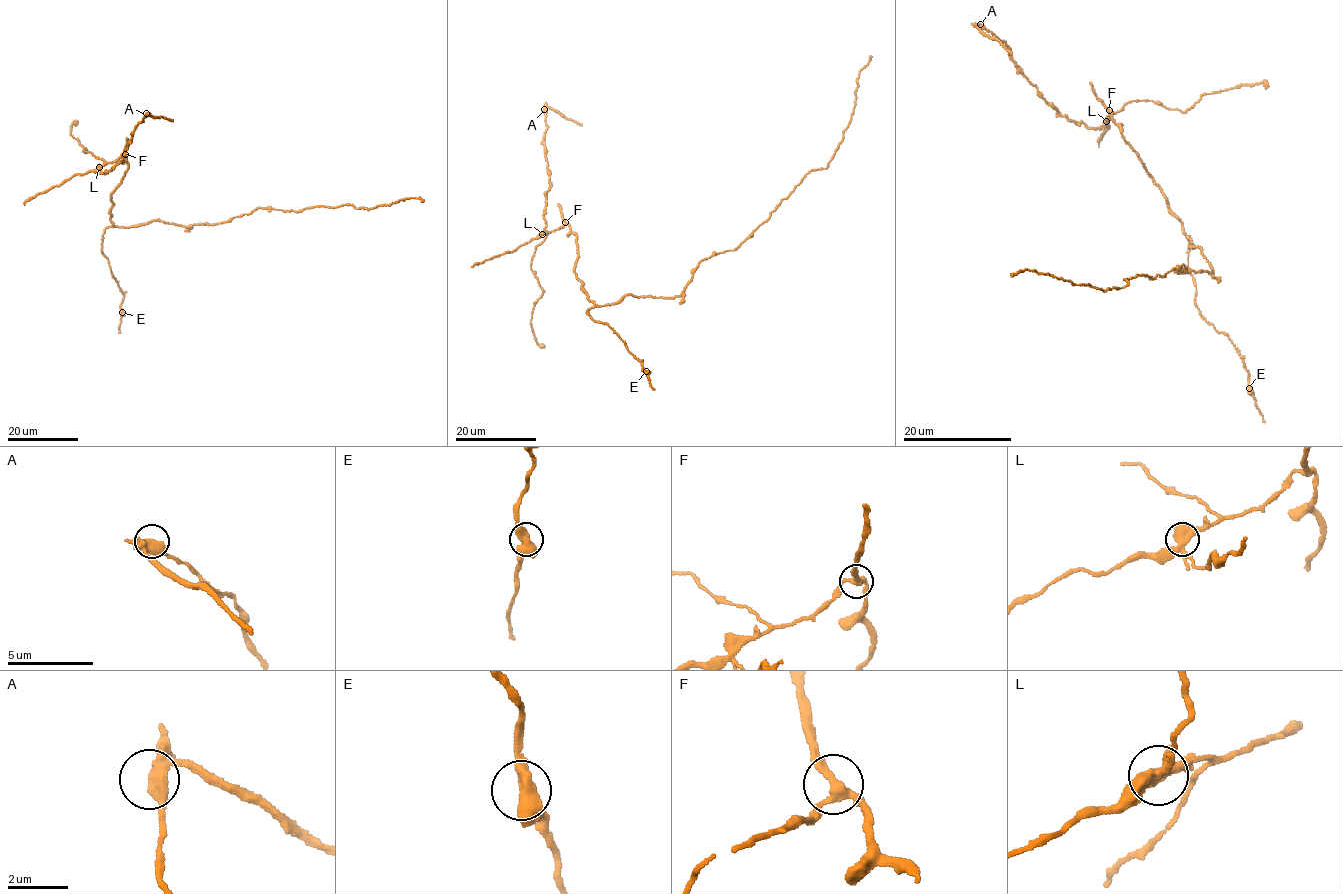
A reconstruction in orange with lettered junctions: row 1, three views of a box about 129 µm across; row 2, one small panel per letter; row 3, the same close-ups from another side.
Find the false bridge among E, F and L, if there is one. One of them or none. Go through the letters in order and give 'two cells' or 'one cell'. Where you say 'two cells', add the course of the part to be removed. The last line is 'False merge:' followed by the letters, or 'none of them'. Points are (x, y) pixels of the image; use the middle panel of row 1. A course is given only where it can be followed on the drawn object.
E: one cell
F: one cell
L: two cells; foreign part runs (542, 234), (546, 221), (545, 195), (550, 185), (544, 145), (547, 127), (546, 110), (550, 107), (582, 125)
False merge: L

